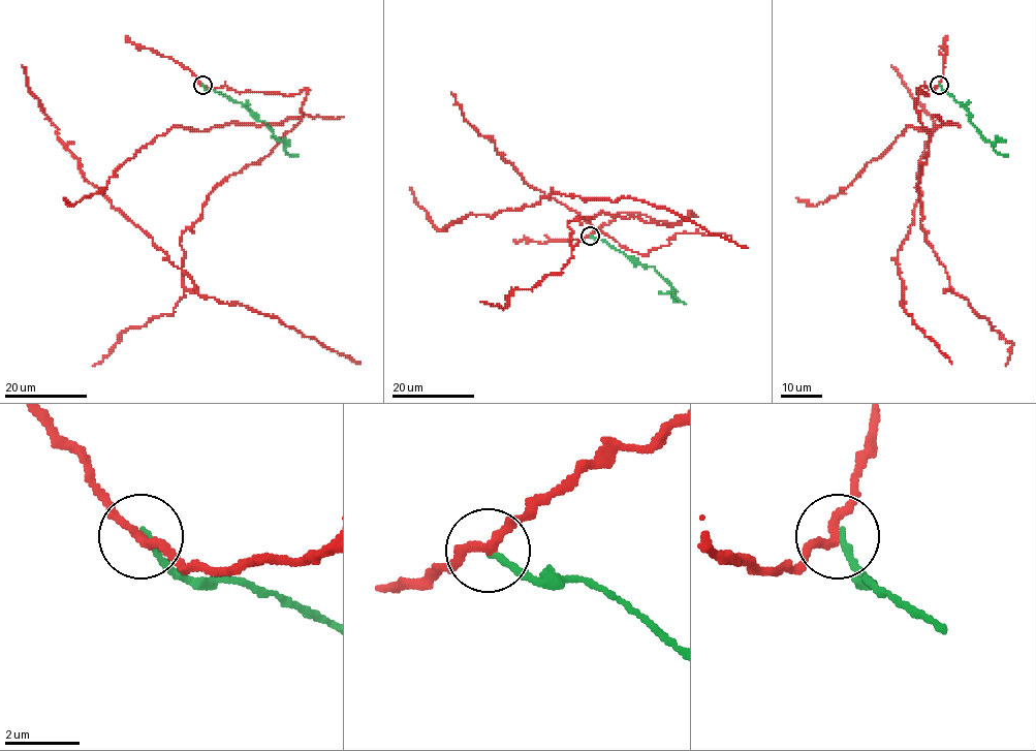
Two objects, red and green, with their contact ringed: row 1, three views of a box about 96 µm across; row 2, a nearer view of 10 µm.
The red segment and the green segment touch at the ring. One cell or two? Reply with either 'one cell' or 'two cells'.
two cells

